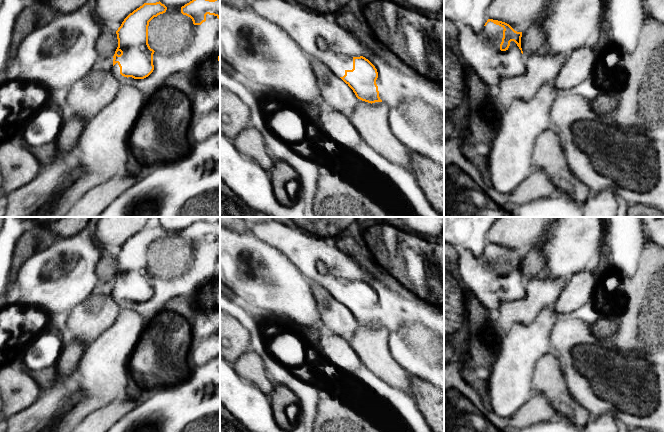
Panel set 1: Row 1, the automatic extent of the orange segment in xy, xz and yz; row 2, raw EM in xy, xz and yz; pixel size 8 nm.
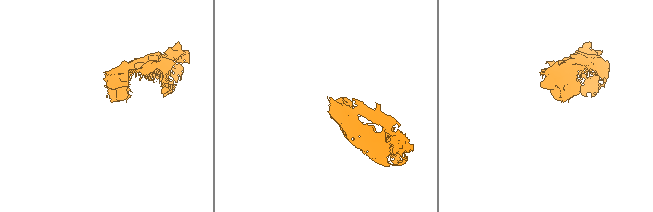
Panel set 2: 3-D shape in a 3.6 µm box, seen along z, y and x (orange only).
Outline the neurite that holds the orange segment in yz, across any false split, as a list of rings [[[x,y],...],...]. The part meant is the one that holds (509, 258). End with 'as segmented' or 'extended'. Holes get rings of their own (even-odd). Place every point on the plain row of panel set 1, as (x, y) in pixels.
[[[488,243],[479,256],[465,249],[459,249],[458,255],[458,270],[465,294],[474,296],[491,314],[497,312],[501,302],[514,302],[525,297],[522,256],[493,243]]] | extended

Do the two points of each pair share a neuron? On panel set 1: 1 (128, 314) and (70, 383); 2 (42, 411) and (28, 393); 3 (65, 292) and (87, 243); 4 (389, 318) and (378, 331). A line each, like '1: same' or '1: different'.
1: different
2: different
3: same
4: different

